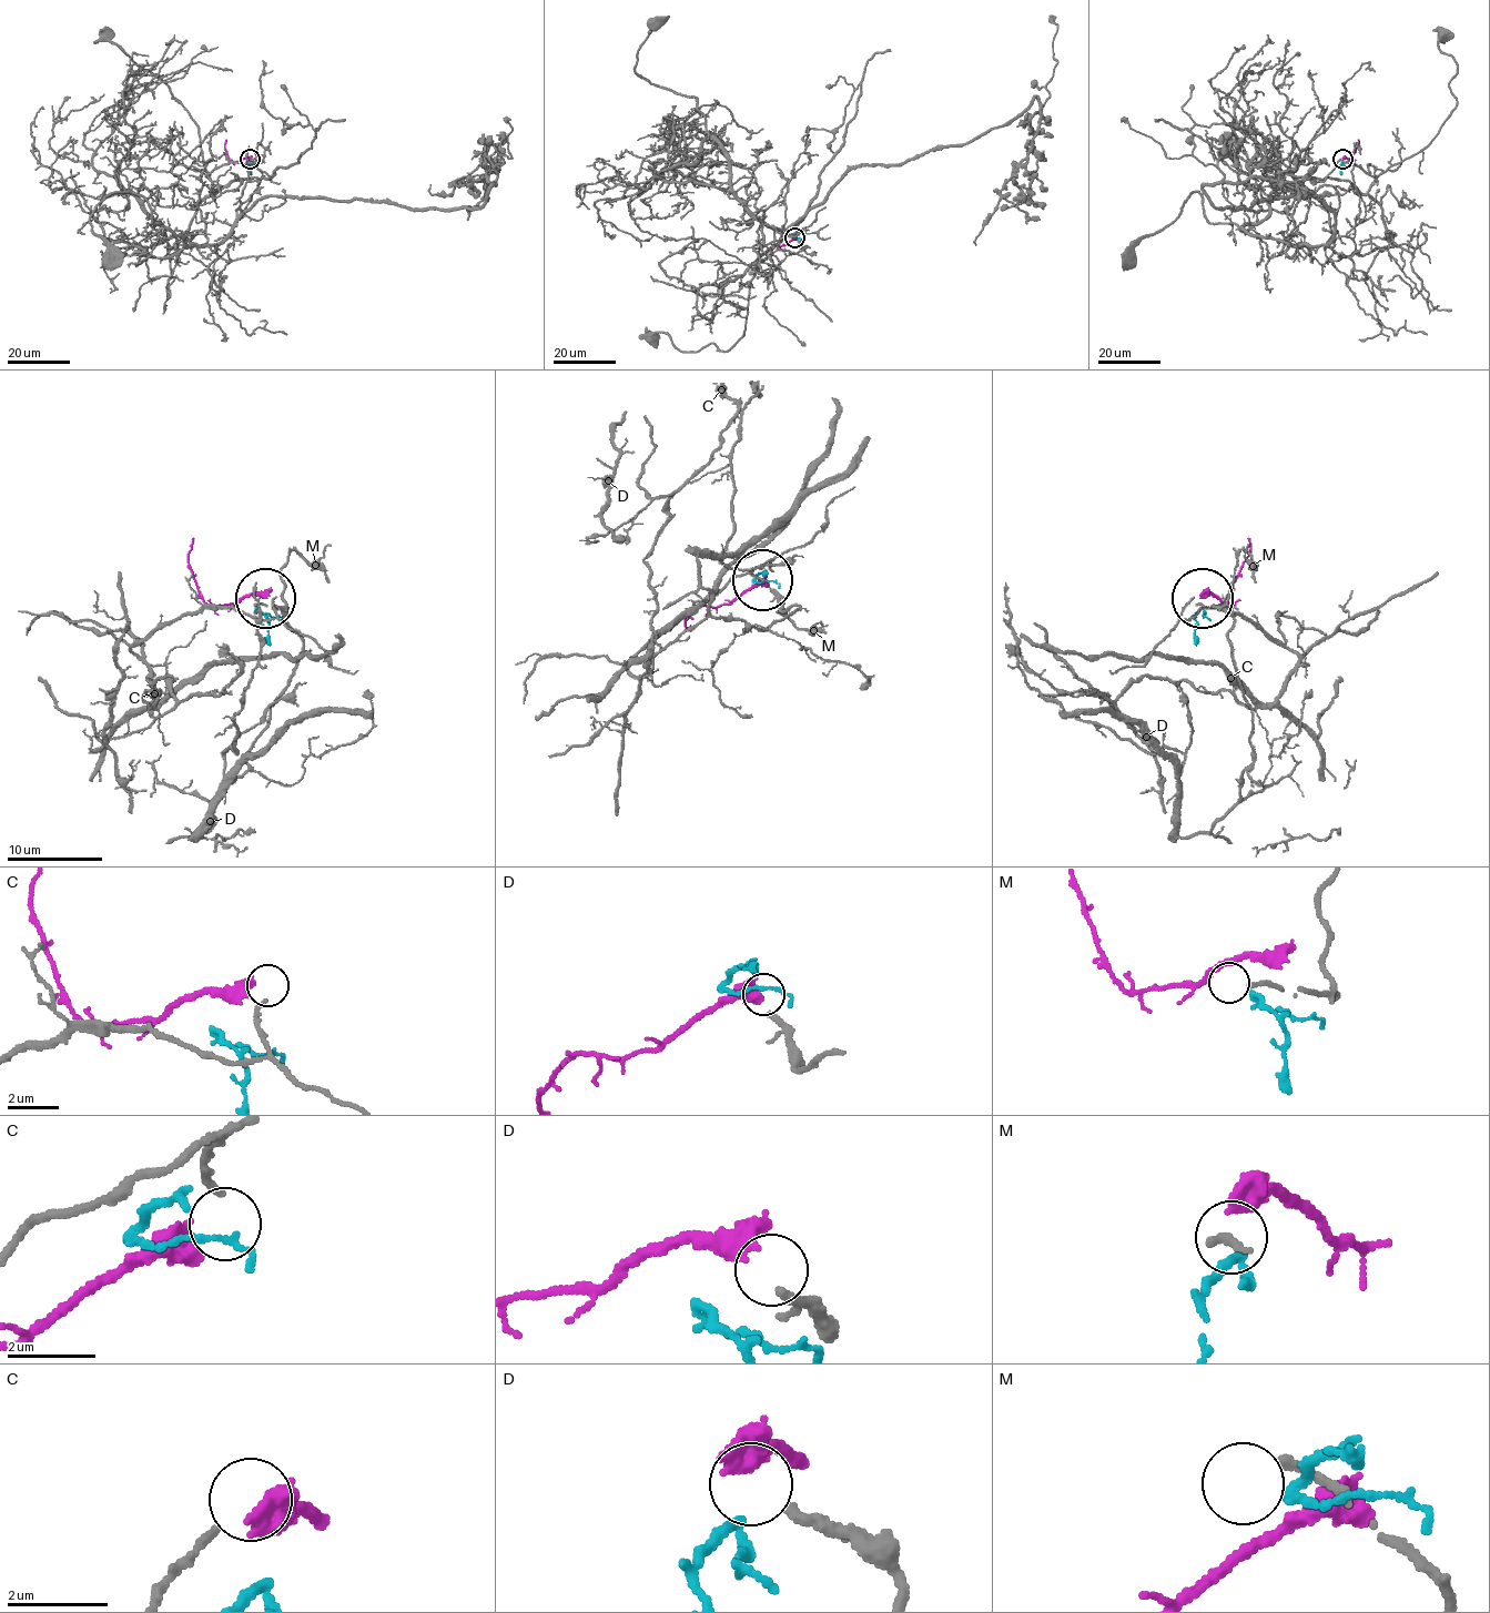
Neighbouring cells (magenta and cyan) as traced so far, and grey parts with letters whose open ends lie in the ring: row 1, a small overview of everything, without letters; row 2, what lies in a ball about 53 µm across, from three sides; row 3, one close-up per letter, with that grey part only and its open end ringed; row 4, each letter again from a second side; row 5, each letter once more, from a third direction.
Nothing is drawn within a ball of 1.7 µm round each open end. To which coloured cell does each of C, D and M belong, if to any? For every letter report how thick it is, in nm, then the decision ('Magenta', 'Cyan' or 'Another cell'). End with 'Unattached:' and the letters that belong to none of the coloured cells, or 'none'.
C: Thickness 150 nm. Another cell
D: Thickness 240 nm. Magenta
M: Thickness 180 nm. Another cell
Unattached: C, M

